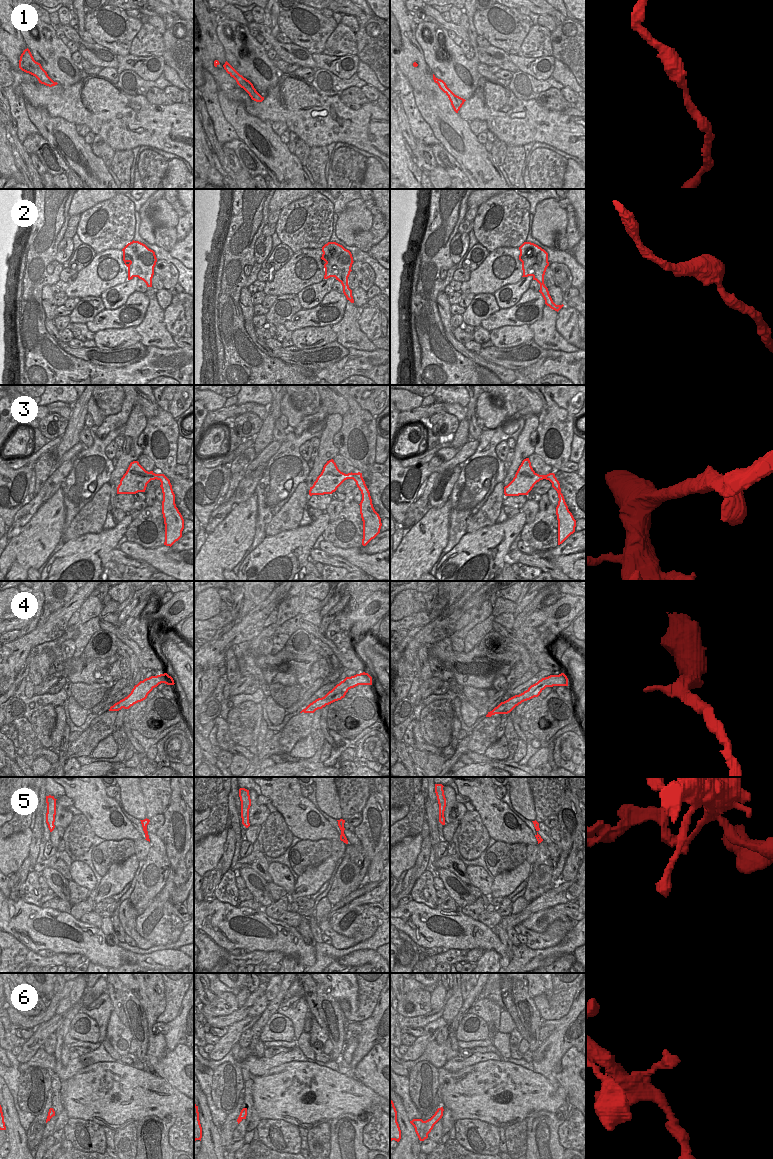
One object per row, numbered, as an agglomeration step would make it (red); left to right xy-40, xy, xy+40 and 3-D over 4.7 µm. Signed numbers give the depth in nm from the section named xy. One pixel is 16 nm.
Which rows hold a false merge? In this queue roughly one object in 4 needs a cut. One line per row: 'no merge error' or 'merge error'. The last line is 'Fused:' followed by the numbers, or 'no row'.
1: no merge error
2: no merge error
3: no merge error
4: no merge error
5: merge error
6: no merge error
Fused: 5

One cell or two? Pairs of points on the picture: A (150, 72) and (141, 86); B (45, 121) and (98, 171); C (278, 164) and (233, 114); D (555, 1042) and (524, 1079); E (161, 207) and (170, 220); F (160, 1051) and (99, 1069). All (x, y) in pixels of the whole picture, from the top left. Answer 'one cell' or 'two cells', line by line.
A: two cells
B: one cell
C: one cell
D: two cells
E: one cell
F: two cells

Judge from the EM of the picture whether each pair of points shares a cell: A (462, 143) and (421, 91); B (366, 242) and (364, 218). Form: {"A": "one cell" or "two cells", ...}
{"A": "one cell", "B": "two cells"}

